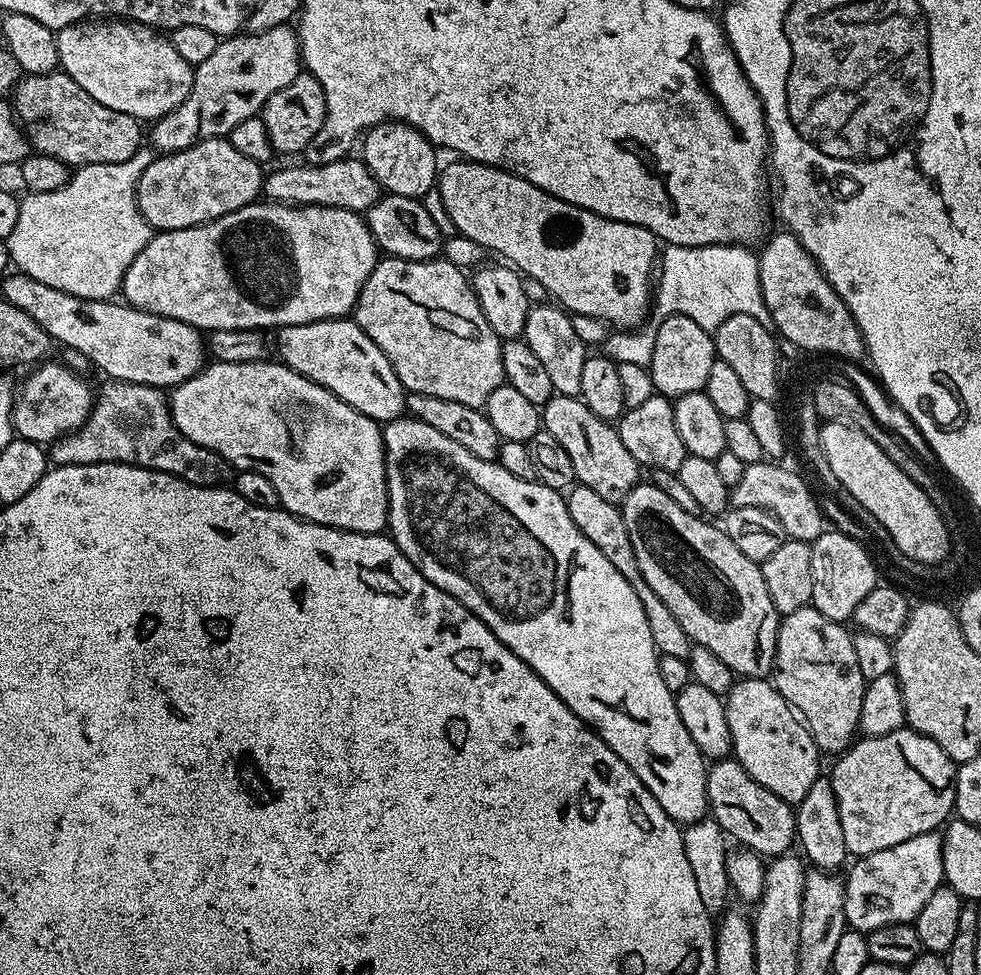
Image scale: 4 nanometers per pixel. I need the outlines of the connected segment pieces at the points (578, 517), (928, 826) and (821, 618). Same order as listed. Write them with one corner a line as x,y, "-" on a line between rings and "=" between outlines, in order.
583,486
573,487
567,493
566,499
570,518
574,518
574,526
578,526
578,530
582,530
582,534
586,534
586,538
590,538
590,542
594,542
594,546
598,546
598,550
602,550
602,554
606,554
610,562
614,562
614,566
624,575
626,582
634,586
634,594
638,594
642,610
646,610
650,634
656,643
657,653
687,660
694,647
692,640
686,634
686,630
678,626
678,618
674,618
674,614
666,610
662,598
658,598
658,594
654,594
654,590
646,586
646,578
642,578
642,570
638,570
638,562
634,558
634,546
630,546
630,534
626,534
626,522
622,518
620,508
602,498
602,494
=
905,726
894,730
890,734
864,736
857,739
837,760
840,761
833,766
830,779
834,786
836,801
838,802
838,814
842,818
842,838
846,838
846,846
853,857
869,856
878,850
886,850
890,846
898,846
898,842
906,842
906,838
914,838
918,834
937,831
953,815
956,806
957,761
952,760
950,754
946,754
946,750
942,750
942,746
938,746
938,742
934,742
934,738
930,738
924,732
916,732
913,728
=
811,606
794,610
794,614
783,617
776,635
776,667
774,683
776,689
786,698
786,702
795,710
804,727
814,738
821,753
845,751
857,739
862,714
862,698
866,683
862,670
858,670
858,658
854,655
853,633
847,632
839,620
826,618
817,608

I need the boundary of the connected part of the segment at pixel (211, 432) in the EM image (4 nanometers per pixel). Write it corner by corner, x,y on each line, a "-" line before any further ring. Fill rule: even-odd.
264,360
242,362
241,364
212,362
201,368
186,382
177,384
170,392
172,421
177,432
190,442
216,452
223,460
227,460
233,469
252,468
258,474
266,474
266,478
270,478
270,482
274,482
274,490
278,490
280,507
302,520
325,524
331,528
340,528
344,532
383,533
388,527
388,479
384,465
384,434
381,425
377,421
371,420
366,414
354,410
354,406
342,402
342,398
338,398
330,390
323,388
321,384
316,384
310,378
298,374
293,368
287,368
283,362
268,363

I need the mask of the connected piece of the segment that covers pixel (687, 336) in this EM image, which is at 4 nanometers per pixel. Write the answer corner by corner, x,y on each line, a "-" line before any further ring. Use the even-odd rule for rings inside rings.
666,316
655,325
652,351
652,381
657,393
669,398
702,392
710,378
710,366
717,360
713,333
702,330
698,322
685,316

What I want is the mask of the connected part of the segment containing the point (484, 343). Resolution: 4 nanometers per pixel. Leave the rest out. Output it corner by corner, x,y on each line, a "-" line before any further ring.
377,259
356,300
354,319
386,354
409,393
450,398
450,402
483,409
490,394
505,383
504,345
486,322
469,277
464,277
458,265
444,259

